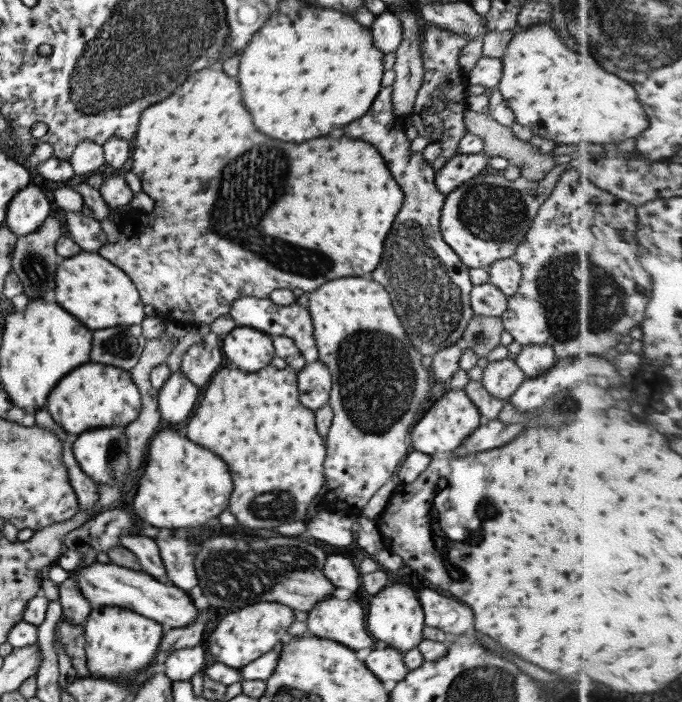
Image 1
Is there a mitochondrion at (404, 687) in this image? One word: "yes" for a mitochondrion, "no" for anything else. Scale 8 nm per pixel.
no

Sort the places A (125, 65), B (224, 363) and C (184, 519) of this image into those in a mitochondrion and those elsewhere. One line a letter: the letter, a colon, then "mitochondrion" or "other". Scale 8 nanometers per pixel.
A: mitochondrion
B: other
C: other

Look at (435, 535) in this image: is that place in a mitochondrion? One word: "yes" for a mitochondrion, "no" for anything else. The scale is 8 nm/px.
no

